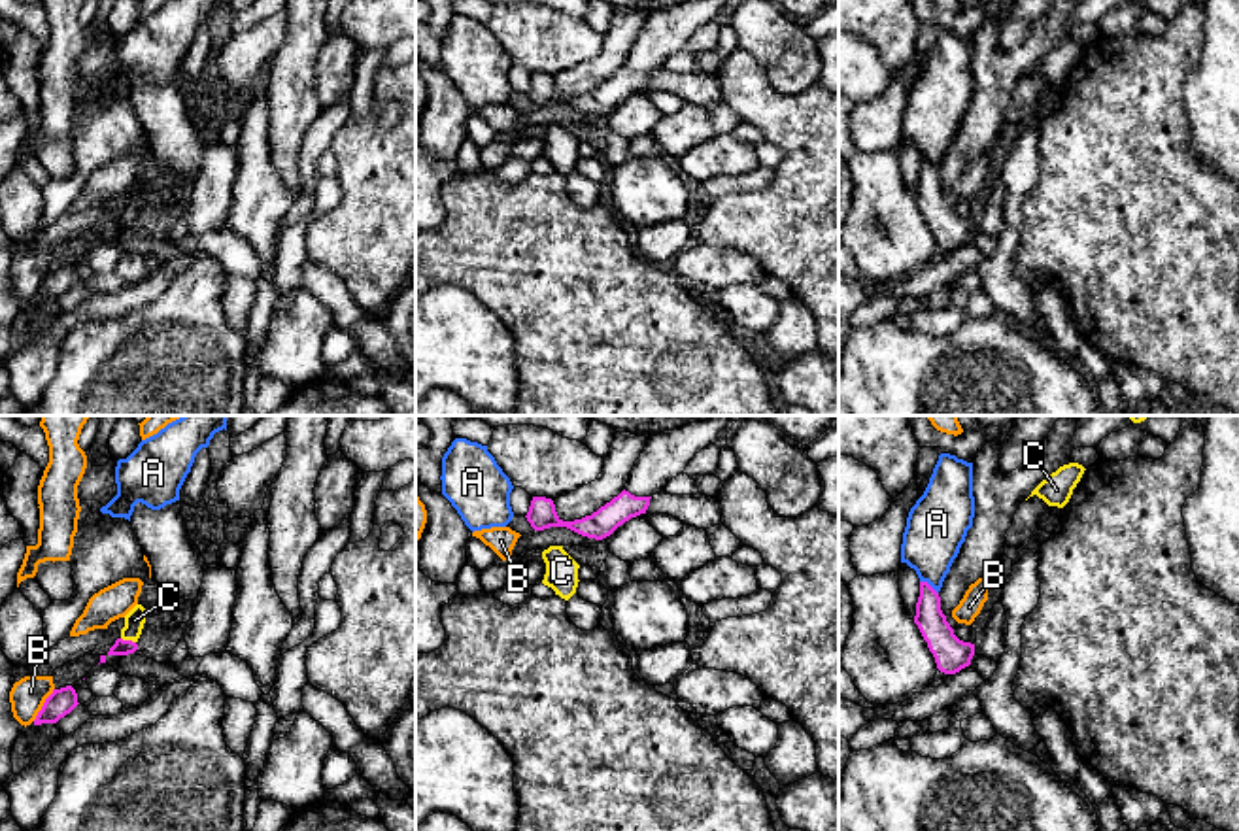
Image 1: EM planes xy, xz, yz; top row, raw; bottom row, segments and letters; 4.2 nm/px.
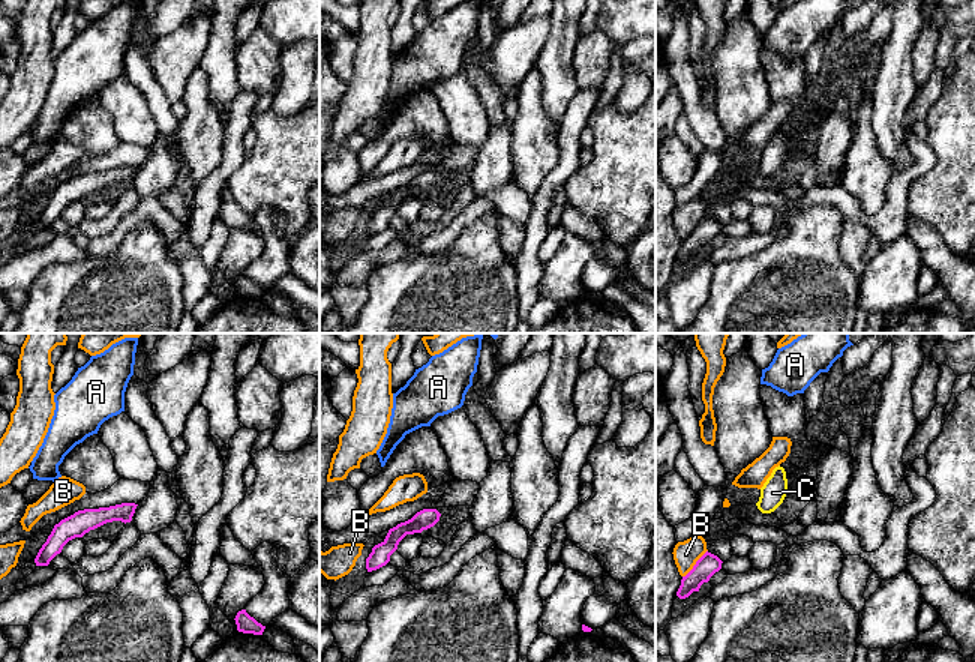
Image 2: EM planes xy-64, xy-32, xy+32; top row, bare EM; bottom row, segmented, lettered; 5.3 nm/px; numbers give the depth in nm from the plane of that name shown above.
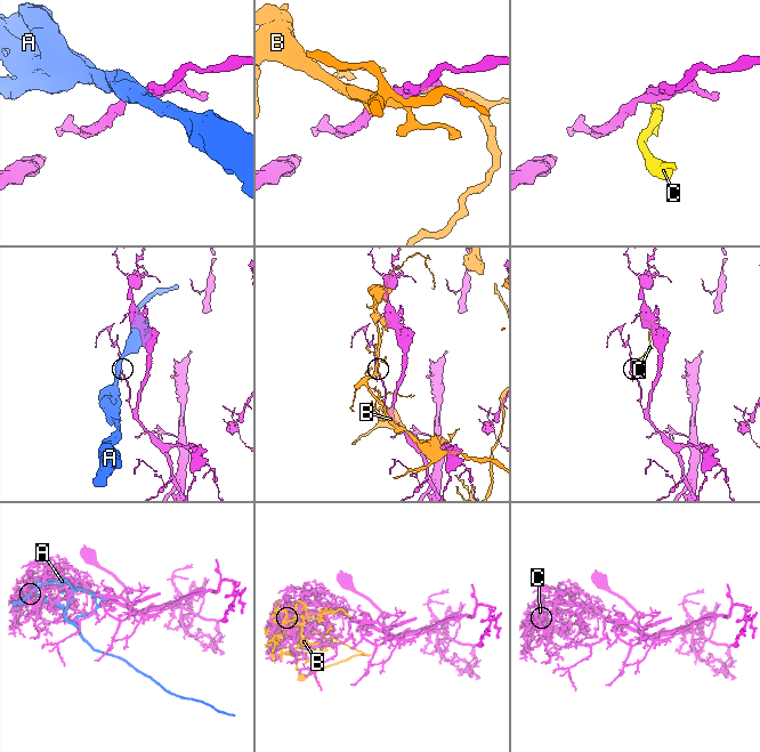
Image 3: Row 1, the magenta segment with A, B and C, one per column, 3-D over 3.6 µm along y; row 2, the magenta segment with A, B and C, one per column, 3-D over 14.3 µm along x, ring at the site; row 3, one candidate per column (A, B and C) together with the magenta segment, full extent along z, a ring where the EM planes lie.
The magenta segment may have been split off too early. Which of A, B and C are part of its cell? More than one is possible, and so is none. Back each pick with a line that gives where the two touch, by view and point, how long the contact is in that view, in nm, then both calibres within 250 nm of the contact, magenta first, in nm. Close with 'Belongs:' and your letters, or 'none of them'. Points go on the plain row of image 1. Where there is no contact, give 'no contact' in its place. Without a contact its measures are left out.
C: meets magenta in xy at (129, 218); contact 70 nm long; 70 nm thick on the magenta side, 90 nm on the other
Belongs: C

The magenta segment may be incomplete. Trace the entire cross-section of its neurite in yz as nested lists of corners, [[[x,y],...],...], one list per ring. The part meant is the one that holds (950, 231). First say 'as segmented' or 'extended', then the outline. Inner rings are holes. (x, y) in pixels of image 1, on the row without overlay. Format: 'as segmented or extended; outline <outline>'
as segmented; outline [[[920,159],[914,200],[927,219],[941,249],[956,251],[971,242],[975,221],[963,219],[954,212],[954,206],[941,187],[941,174],[927,159]]]

